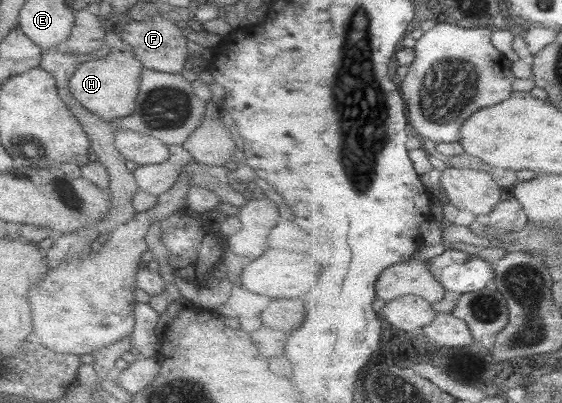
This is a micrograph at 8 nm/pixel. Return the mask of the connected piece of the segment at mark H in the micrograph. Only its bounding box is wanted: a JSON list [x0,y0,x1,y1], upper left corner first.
[68,31,143,122]

